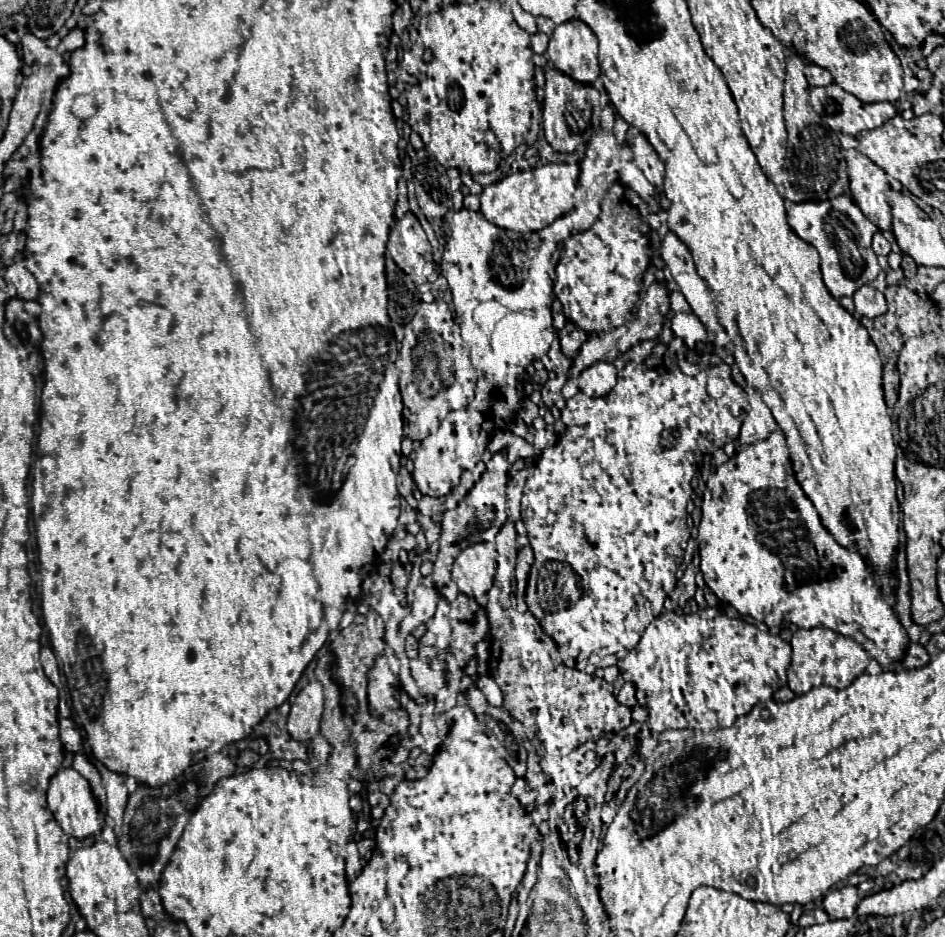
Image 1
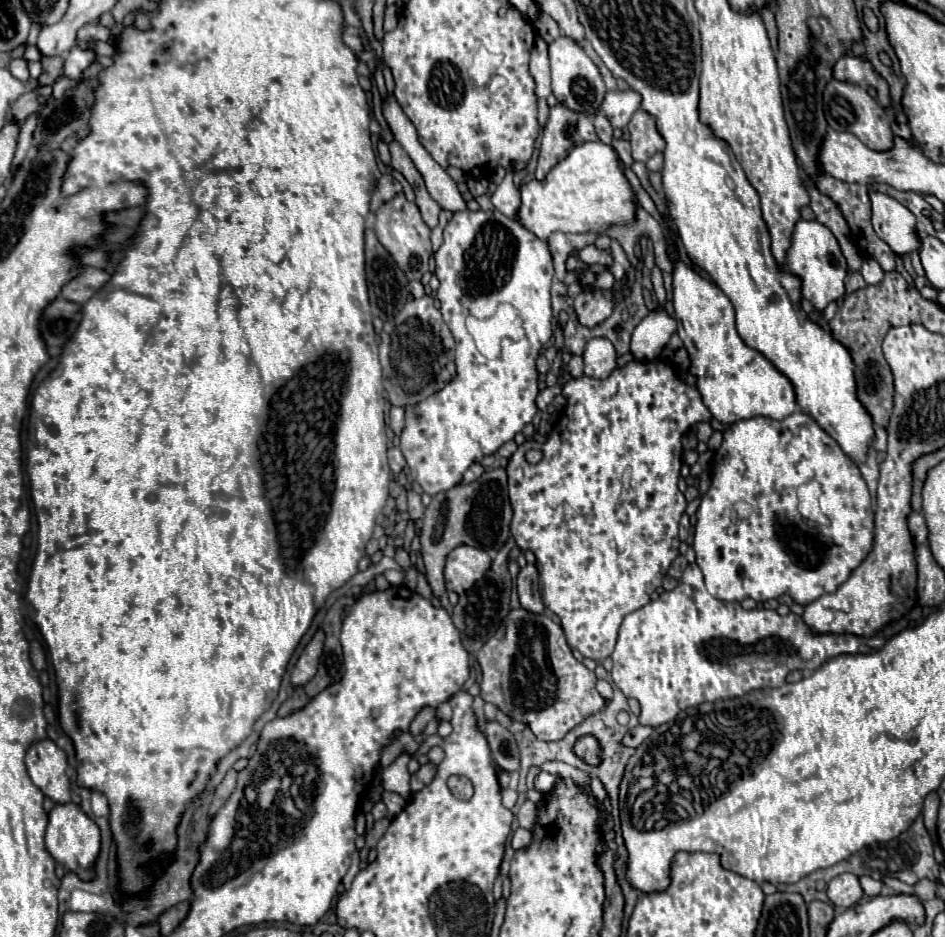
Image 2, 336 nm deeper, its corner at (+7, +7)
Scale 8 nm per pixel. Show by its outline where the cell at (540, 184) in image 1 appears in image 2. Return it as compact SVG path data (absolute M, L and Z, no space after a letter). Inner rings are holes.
M599 140L575 146L565 160L551 168L545 180L521 186L519 222L537 238L547 240L553 232L605 234L611 226L635 222L637 196L629 184L613 146Z

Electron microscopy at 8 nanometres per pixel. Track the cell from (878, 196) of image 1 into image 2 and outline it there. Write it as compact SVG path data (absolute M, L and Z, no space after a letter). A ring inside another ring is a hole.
M871 192L873 204L873 228L877 236L889 244L897 256L905 256L919 250L921 240L915 228L915 216L895 198Z

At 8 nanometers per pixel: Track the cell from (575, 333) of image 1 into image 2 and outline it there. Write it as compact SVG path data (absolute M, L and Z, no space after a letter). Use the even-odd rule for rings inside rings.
M583 290L575 298L575 312L583 326L597 326L613 312L613 292L611 290Z

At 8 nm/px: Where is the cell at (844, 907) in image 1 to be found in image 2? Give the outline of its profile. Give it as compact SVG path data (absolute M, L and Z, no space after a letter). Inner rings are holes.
M839 874L829 882L827 894L837 908L845 910L851 908L863 896L863 888L855 874Z

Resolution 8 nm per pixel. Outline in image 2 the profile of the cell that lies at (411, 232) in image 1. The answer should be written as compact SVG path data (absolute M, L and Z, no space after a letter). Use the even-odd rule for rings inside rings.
M397 194L393 200L385 202L375 212L375 234L379 242L385 246L385 250L393 256L397 266L405 272L409 280L421 280L421 276L429 270L429 258L431 258L431 242L429 242L429 226L423 222L419 208L415 202L409 202L405 194Z

